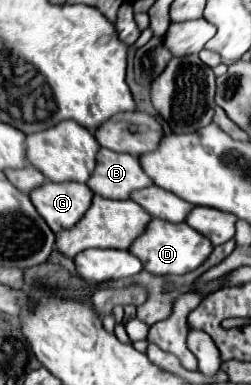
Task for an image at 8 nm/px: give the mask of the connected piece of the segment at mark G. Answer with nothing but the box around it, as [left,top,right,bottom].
[28,181,94,235]

